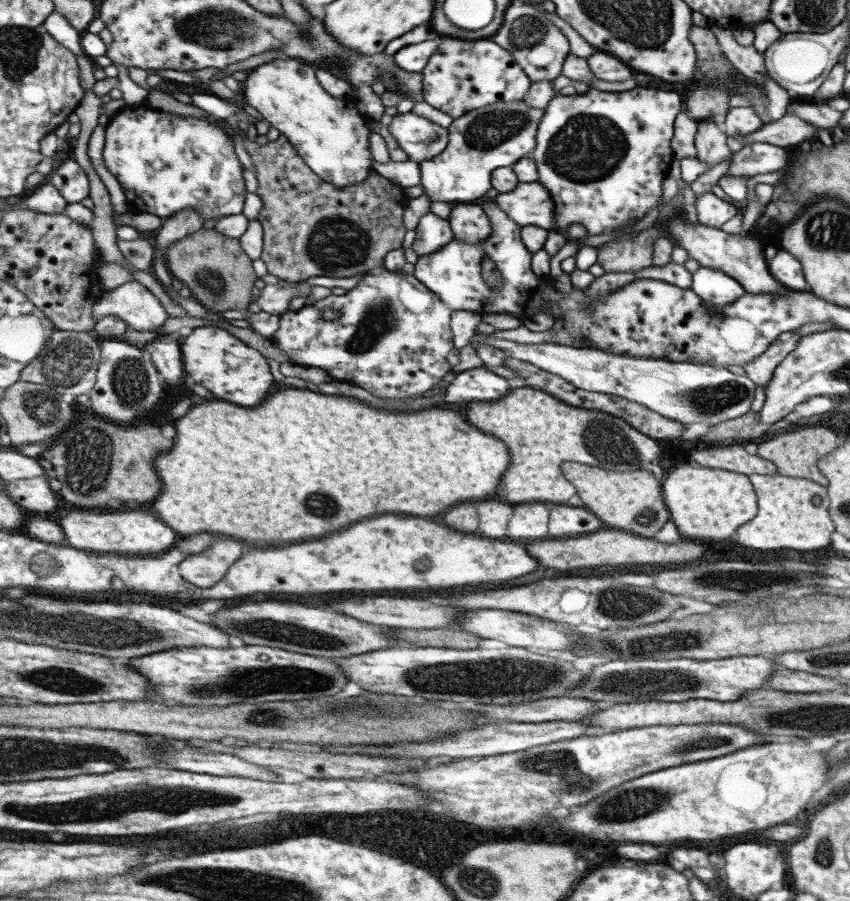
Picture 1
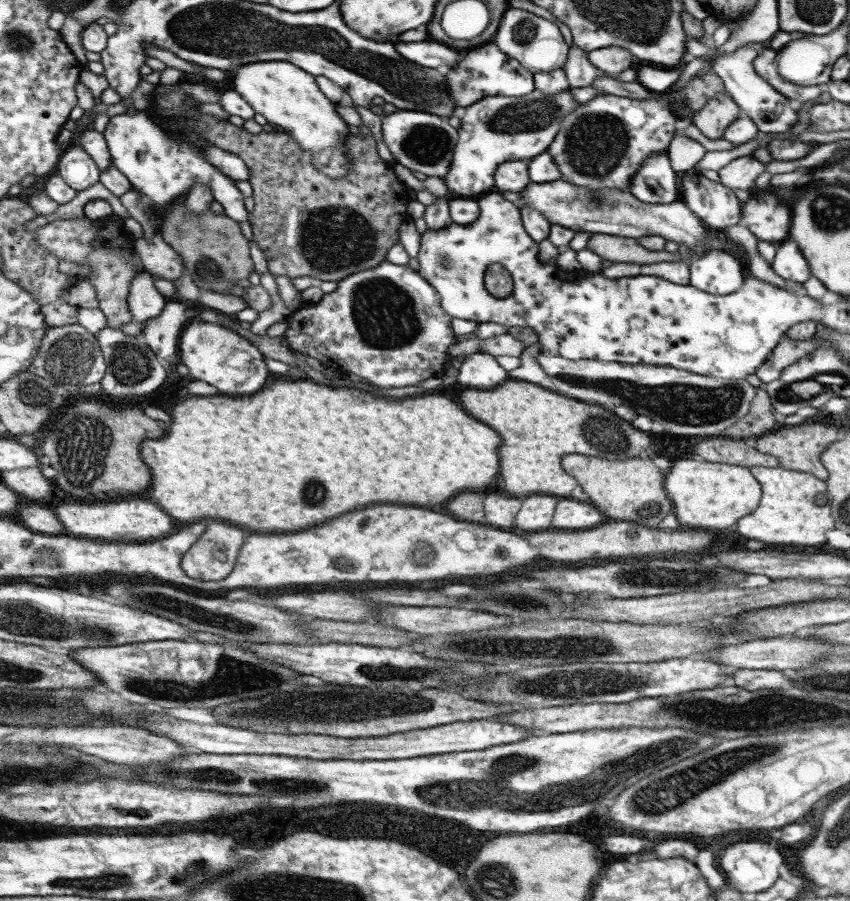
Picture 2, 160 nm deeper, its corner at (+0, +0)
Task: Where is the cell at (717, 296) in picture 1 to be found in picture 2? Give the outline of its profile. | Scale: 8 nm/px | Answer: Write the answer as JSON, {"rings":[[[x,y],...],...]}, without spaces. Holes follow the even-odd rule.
{"rings":[[[709,249],[688,265],[688,284],[710,295],[731,294],[744,283],[742,268],[726,251]]]}

